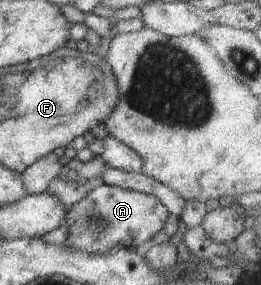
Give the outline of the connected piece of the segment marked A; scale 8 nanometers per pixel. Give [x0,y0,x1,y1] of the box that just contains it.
[64,184,171,254]

